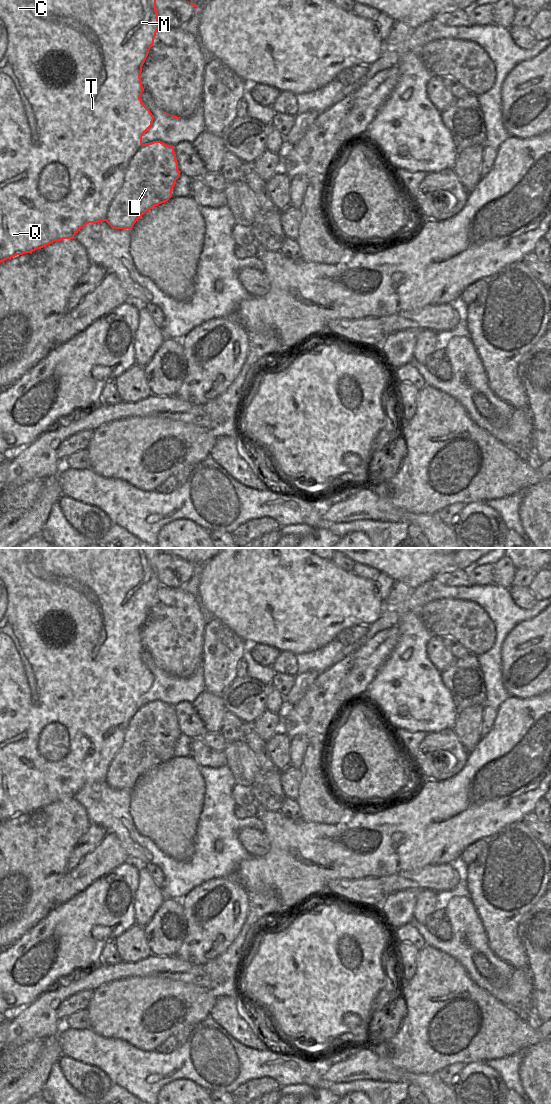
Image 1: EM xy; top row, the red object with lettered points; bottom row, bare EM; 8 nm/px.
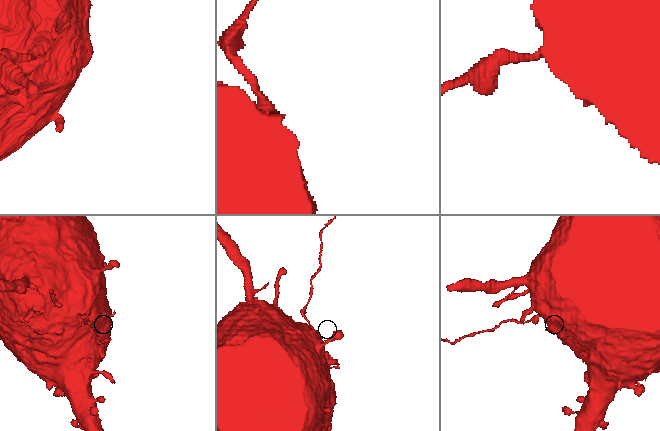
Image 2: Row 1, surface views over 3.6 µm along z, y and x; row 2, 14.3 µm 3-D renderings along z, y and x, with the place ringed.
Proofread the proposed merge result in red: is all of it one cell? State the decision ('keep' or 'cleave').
cleave

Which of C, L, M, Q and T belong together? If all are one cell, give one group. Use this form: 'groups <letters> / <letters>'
groups C M Q T / L

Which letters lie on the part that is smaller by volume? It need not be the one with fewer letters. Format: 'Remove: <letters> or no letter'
Remove: L

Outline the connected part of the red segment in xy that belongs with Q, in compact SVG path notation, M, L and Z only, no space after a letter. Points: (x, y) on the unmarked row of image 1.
M0 548L0 823L17 815L31 813L55 801L74 799L74 796L85 785L106 781L108 770L122 748L127 729L130 730L131 736L136 741L144 726L153 719L160 722L164 728L165 737L173 737L176 740L179 738L180 732L173 706L161 701L142 703L142 696L152 686L154 676L140 658L144 651L140 634L148 612L154 604L158 588L165 587L160 584L156 570L156 560L161 553L159 548Z

